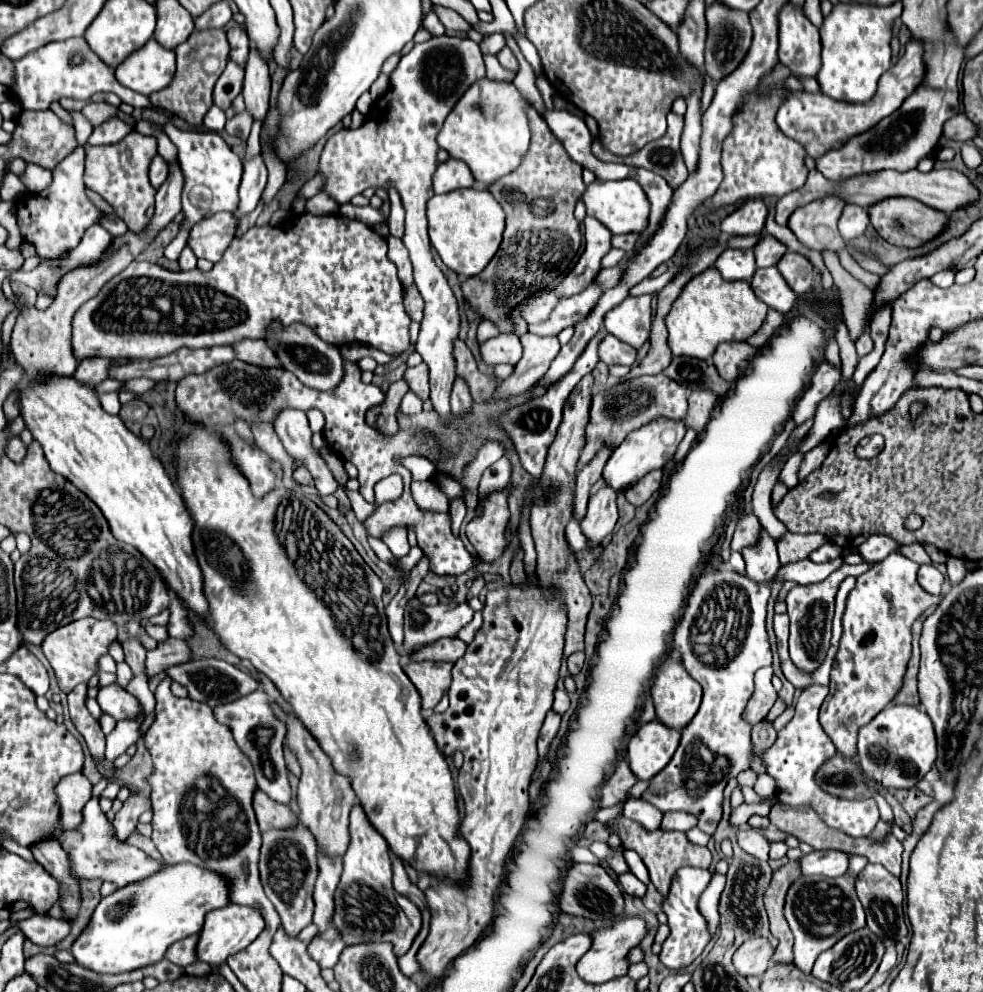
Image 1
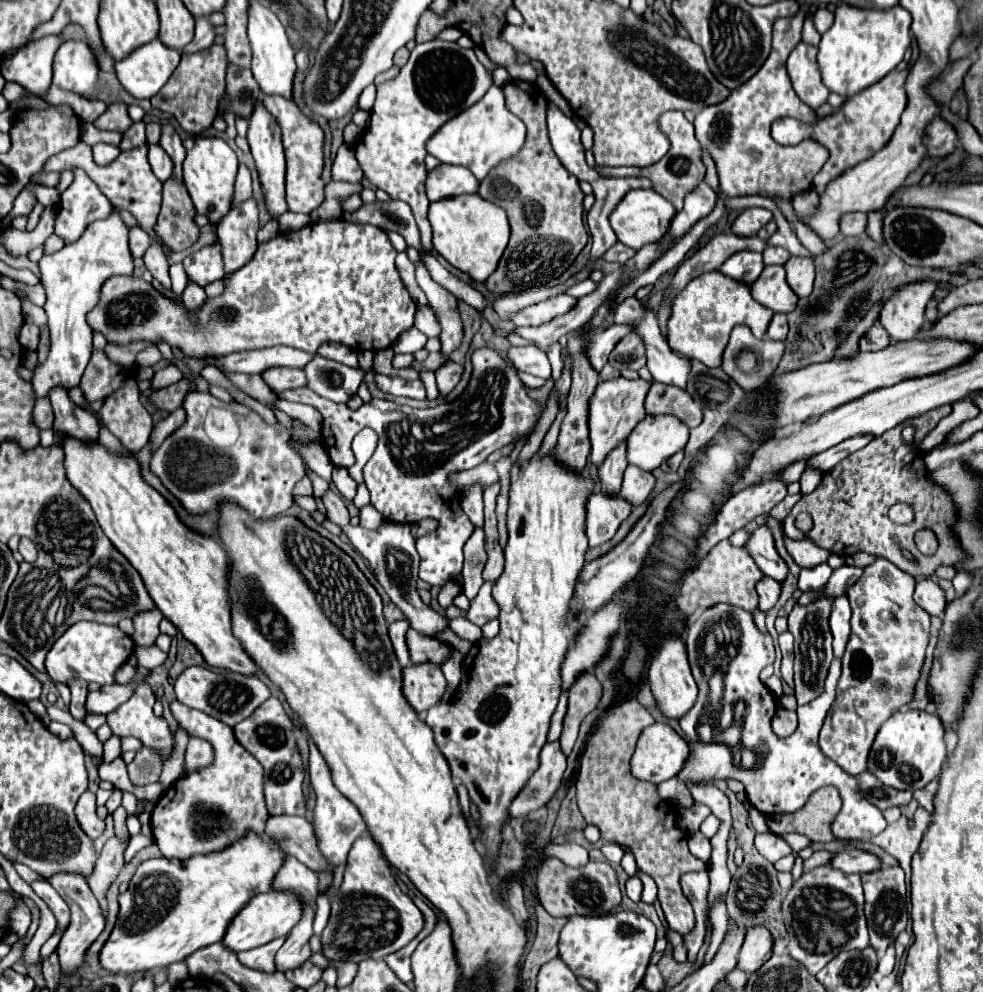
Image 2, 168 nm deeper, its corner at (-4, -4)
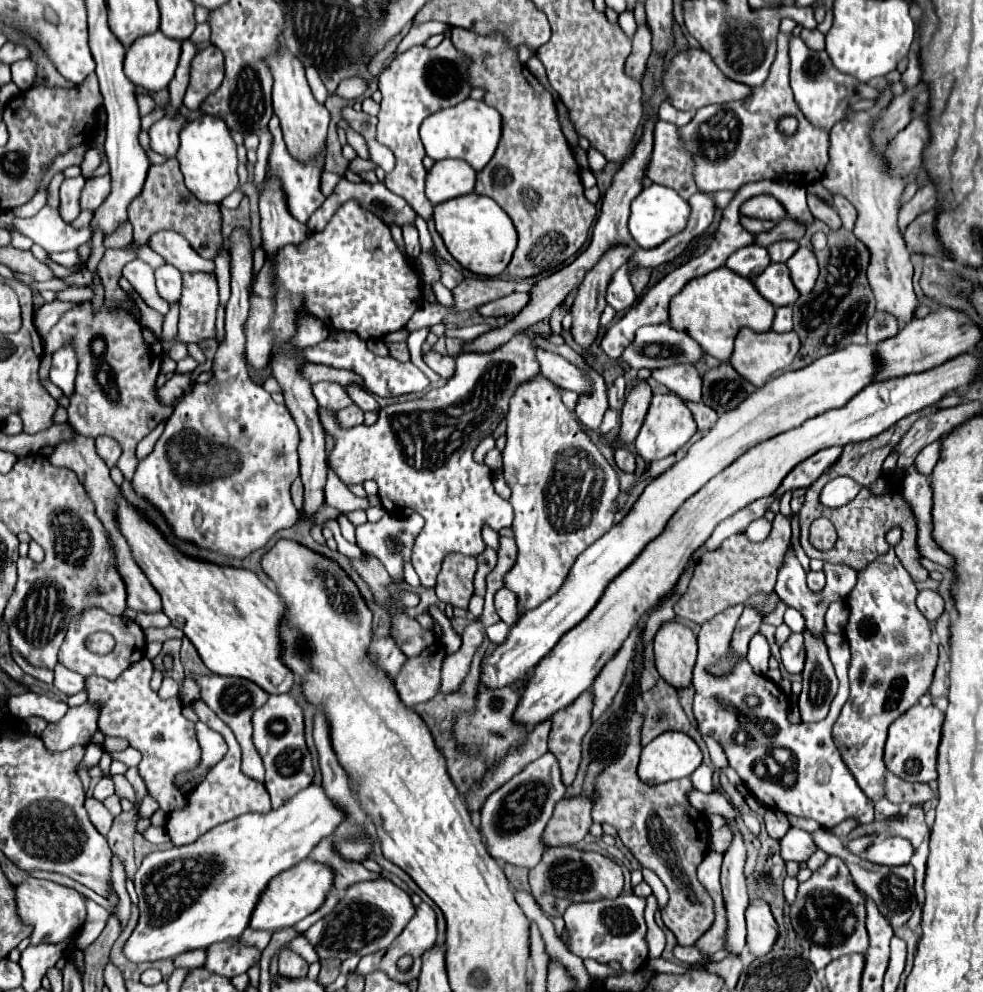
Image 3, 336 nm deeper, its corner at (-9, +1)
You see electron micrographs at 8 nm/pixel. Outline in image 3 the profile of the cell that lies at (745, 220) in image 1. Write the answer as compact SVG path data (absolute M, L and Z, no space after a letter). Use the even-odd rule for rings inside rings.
M755 195L755 197L747 199L741 205L741 213L747 217L769 219L769 221L779 221L787 215L785 207L773 195Z

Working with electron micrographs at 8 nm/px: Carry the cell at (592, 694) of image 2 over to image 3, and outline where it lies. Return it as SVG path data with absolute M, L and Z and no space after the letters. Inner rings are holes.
M583 693L581 697L577 697L577 701L573 701L573 705L569 705L569 709L563 709L561 713L555 713L551 717L551 733L549 733L549 753L553 753L559 761L561 767L561 781L565 787L569 787L577 775L579 763L581 763L581 743L583 737L587 733L587 729L591 727L591 717L589 717L589 709L593 707L593 697L589 697L589 693Z

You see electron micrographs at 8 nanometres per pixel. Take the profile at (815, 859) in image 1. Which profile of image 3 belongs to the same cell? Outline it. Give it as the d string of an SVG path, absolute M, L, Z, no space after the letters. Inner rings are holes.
M877 837L867 849L867 861L879 865L907 865L913 853L913 845L903 837Z

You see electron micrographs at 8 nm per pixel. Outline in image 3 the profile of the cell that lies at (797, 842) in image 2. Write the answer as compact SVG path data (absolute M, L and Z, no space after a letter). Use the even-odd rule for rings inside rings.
M817 829L813 833L813 841L817 843L819 849L823 849L829 855L839 857L849 867L855 885L861 885L861 889L865 889L865 893L869 893L869 897L873 897L873 901L877 901L877 907L881 907L881 913L885 913L885 917L889 917L893 927L901 927L909 921L909 917L913 915L913 909L917 905L915 867L913 865L887 867L887 865L877 865L877 863L871 863L871 861L865 861L859 855L849 853L849 849L843 845L843 841L839 837L835 837L833 833L829 833L827 829Z

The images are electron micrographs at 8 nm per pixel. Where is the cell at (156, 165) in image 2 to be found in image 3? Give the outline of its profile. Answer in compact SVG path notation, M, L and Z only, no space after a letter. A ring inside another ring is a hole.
M177 113L173 117L165 115L161 121L157 121L151 129L149 129L149 137L151 137L151 149L159 155L175 157L177 149L179 149L179 133L183 129L183 125L187 123L187 119Z

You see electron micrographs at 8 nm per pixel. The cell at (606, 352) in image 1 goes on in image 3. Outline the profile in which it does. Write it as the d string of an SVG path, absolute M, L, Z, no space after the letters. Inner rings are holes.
M661 323L661 325L649 325L649 327L641 327L635 335L633 345L629 345L629 349L625 349L623 353L623 361L631 367L631 369L661 369L661 367L671 367L671 365L679 365L679 363L689 363L695 365L705 357L705 351L701 349L701 345L697 341L693 341L687 333L675 331L669 323Z

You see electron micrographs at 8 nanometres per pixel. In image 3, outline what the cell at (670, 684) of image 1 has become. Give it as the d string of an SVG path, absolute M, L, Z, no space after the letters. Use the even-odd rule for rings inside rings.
M665 621L655 633L653 647L659 675L677 689L687 687L697 657L697 637L693 631L679 621Z

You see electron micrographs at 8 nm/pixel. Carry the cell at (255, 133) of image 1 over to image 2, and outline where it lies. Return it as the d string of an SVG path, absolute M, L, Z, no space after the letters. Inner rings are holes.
M240 164L238 168L238 178L236 178L236 196L234 196L234 204L242 202L244 198L248 198L252 194L252 176L246 164Z

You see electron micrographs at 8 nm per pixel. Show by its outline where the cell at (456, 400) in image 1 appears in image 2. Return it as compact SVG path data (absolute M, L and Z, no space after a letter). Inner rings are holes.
M446 362L444 366L440 366L436 370L438 390L440 390L440 394L444 398L458 386L458 382L462 380L462 372L464 372L464 368L460 364L456 364L456 362Z

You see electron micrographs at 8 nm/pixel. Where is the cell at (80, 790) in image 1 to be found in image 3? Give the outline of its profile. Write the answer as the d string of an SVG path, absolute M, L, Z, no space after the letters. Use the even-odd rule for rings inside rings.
M89 797L85 801L85 809L89 811L89 817L91 817L91 823L95 825L95 829L101 833L101 835L107 835L109 829L111 829L111 823L113 823L113 815L105 809L105 805L93 797Z

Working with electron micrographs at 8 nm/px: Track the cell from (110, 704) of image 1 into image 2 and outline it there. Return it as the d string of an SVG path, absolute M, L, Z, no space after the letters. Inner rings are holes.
M144 682L136 688L134 696L118 706L114 712L106 716L108 726L118 736L134 736L144 742L144 746L156 748L164 760L170 756L170 750L174 746L174 740L170 736L170 728L164 718L158 718L152 714L156 698L150 690L150 686Z

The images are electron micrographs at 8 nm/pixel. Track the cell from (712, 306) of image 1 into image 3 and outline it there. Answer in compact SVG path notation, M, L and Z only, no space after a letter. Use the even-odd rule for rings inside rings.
M725 265L689 281L689 285L685 285L685 289L681 289L681 293L677 293L669 305L669 323L673 329L689 333L689 337L705 347L707 355L717 357L719 361L727 361L731 357L733 341L739 329L749 327L753 331L769 331L773 317L775 307L761 297L755 285Z

